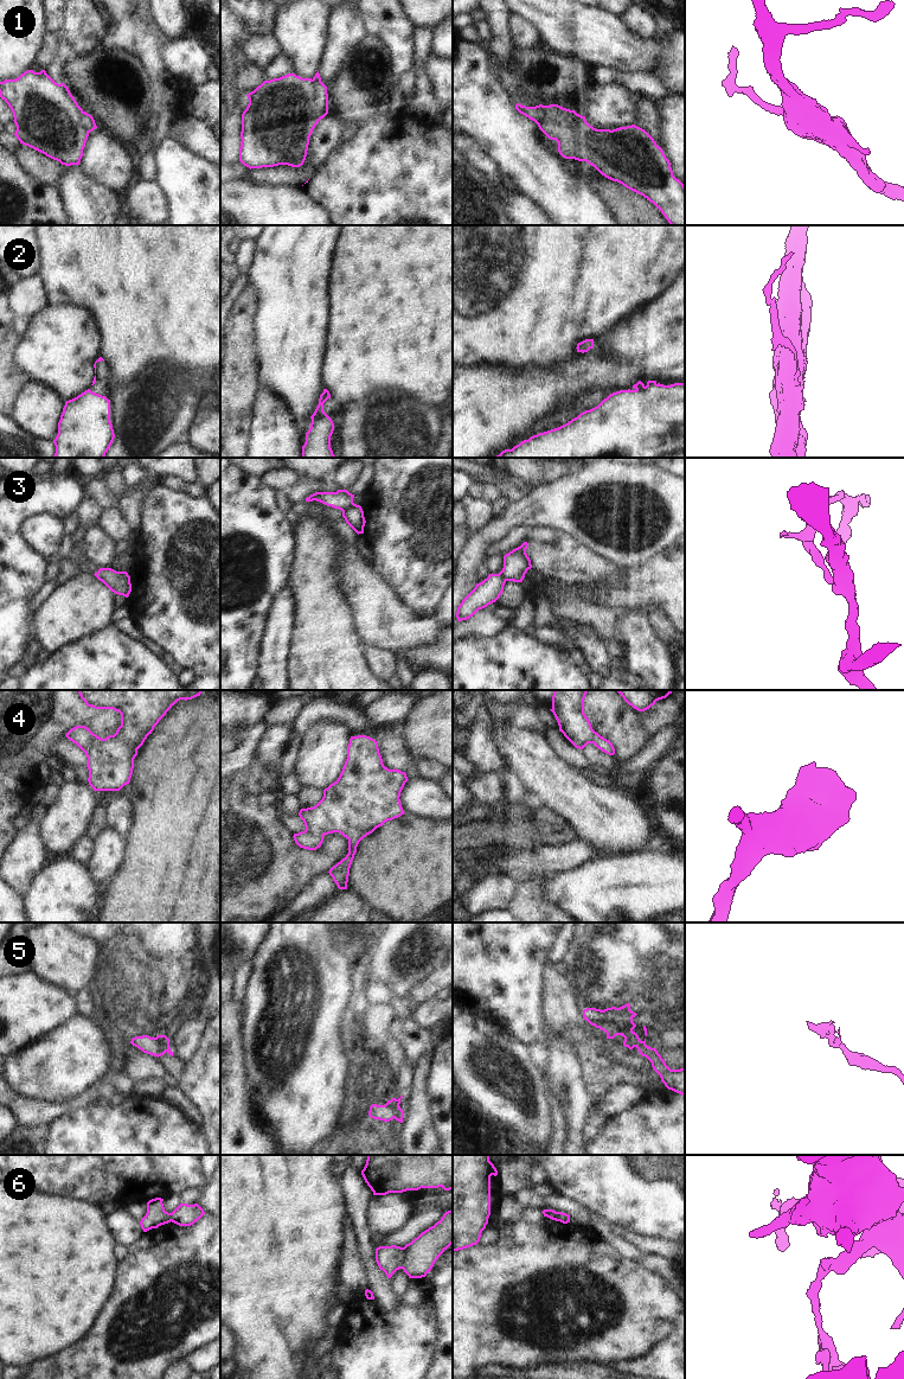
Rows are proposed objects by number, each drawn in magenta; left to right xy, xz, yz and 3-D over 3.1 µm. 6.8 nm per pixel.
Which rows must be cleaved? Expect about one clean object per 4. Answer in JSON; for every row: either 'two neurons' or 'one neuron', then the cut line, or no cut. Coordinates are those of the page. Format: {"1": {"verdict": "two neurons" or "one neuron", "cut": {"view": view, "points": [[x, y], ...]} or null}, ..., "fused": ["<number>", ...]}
{"1": {"verdict": "two neurons", "cut": {"view": "yz", "points": [[584, 117], [578, 122], [569, 125], [559, 123]]}}, "2": {"verdict": "two neurons", "cut": {"view": "yz", "points": [[647, 383], [655, 384]]}}, "3": {"verdict": "two neurons", "cut": {"view": "xz", "points": [[356, 504], [342, 511]]}}, "4": {"verdict": "one neuron", "cut": null}, "5": {"verdict": "two neurons", "cut": {"view": "xz", "points": [[399, 1108], [395, 1118]]}}, "6": {"verdict": "two neurons", "cut": {"view": "xz", "points": [[404, 1247], [404, 1262], [401, 1268]]}}, "fused": ["1", "2", "3", "5", "6"]}

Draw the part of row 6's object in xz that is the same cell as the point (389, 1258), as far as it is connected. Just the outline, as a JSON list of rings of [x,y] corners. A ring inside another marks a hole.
[[[396,1245],[379,1246],[376,1249],[376,1262],[387,1278],[391,1278],[392,1275],[403,1266],[404,1247]]]

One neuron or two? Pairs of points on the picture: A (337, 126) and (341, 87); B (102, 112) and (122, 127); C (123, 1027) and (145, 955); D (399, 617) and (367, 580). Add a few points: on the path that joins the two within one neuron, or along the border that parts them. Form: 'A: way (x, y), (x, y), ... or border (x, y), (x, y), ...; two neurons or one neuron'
A: border (328, 112), (346, 123); two neurons
B: way (107, 112), (117, 122); one neuron
C: way (141, 1009), (143, 1007), (143, 972); one neuron
D: way (390, 607), (372, 589); one neuron

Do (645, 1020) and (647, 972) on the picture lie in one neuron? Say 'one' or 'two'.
one

